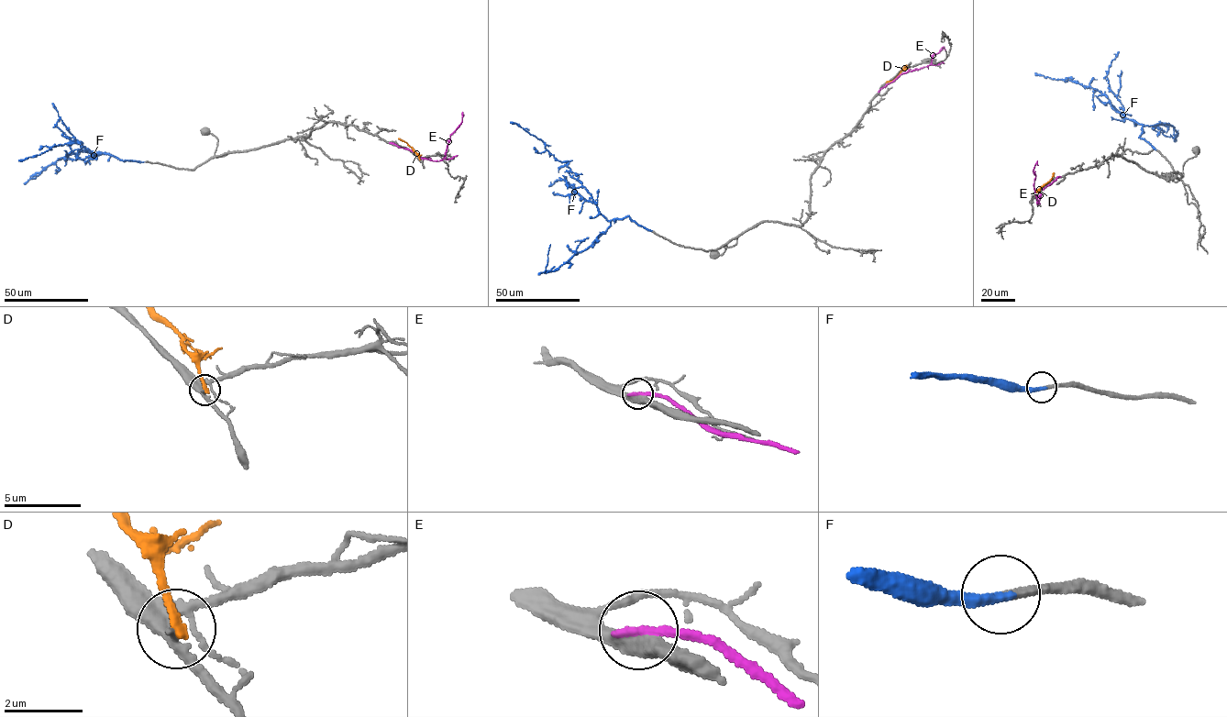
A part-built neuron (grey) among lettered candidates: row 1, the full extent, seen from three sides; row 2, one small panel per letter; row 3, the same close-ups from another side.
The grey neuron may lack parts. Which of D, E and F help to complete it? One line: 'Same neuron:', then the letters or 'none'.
Same neuron: F

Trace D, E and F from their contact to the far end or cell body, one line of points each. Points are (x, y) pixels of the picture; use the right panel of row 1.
D: (1033, 194), (1049, 182), (1054, 172)
E: (1059, 176), (1044, 189), (1037, 203), (1033, 170), (1035, 163), (1038, 165)
F: (1155, 149), (1140, 137), (1144, 126), (1116, 112), (1109, 98), (1097, 90), (1035, 73)

